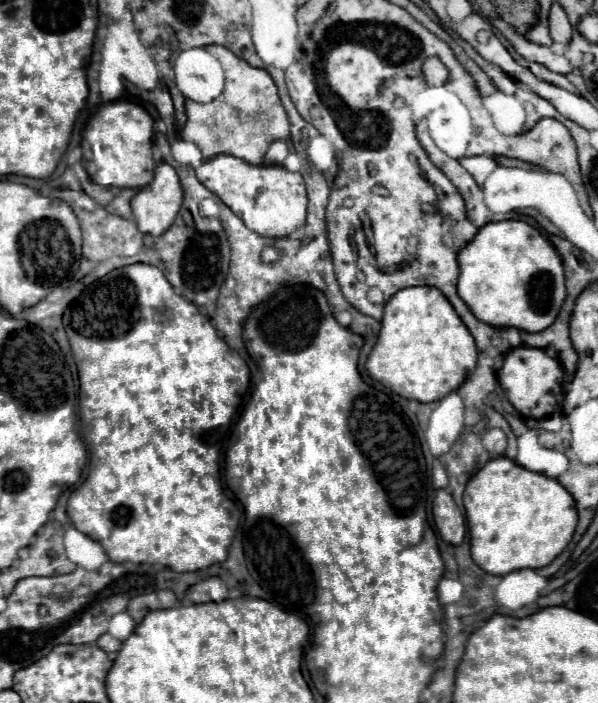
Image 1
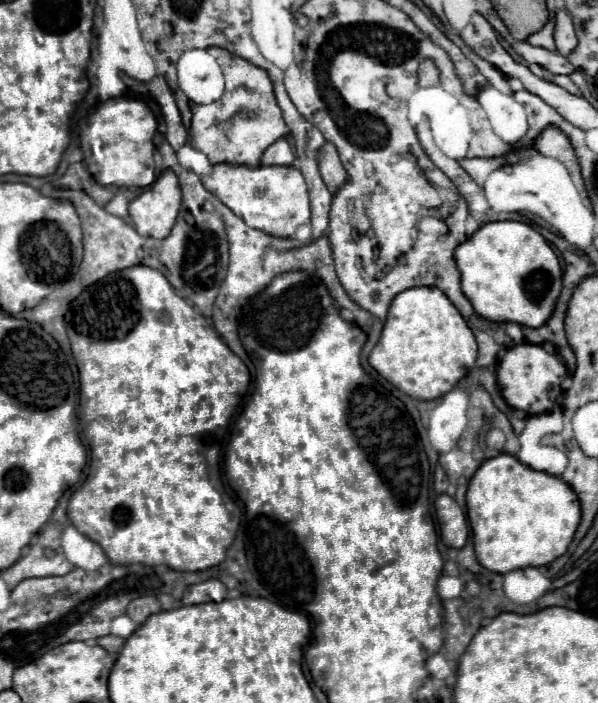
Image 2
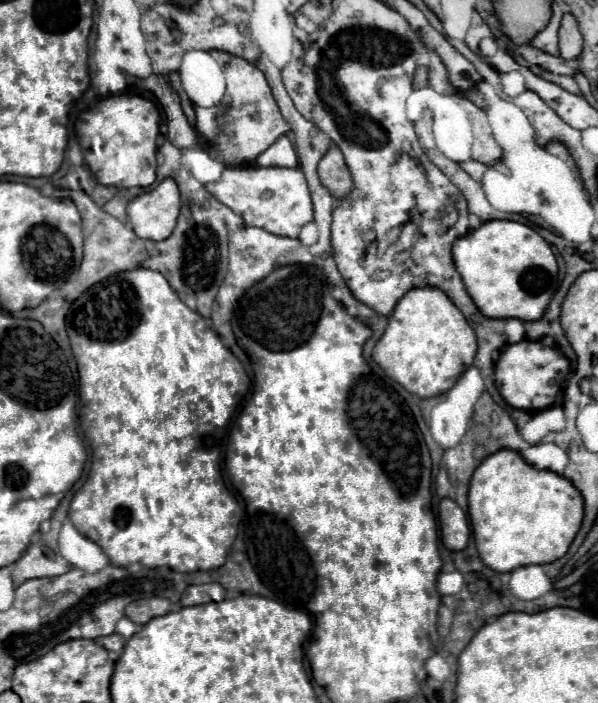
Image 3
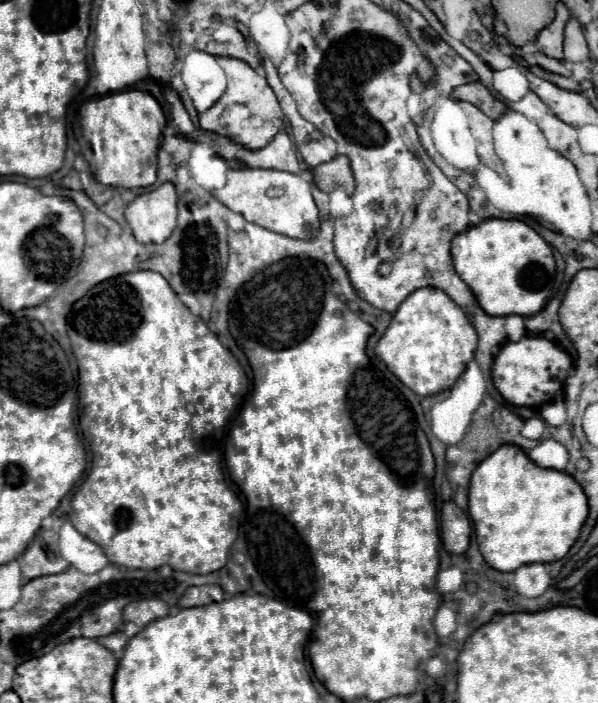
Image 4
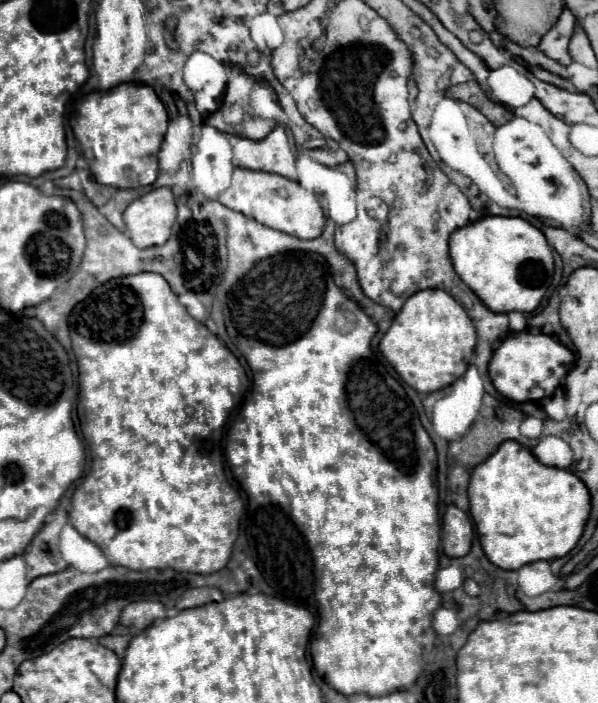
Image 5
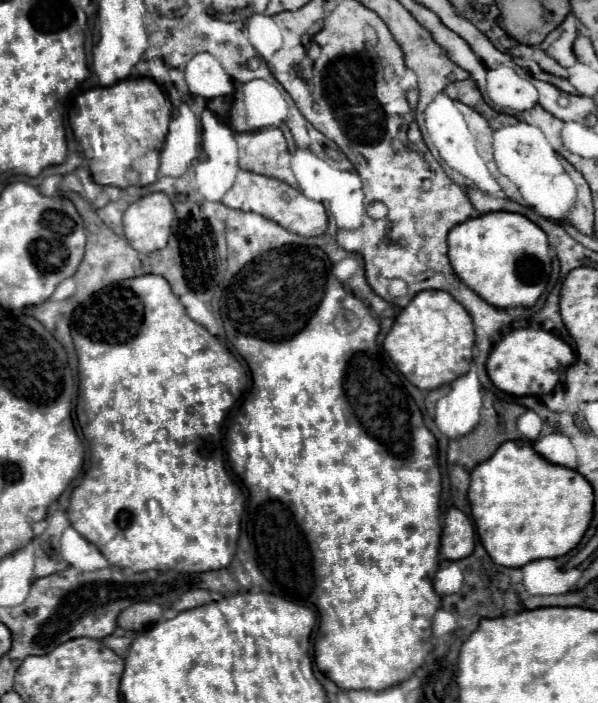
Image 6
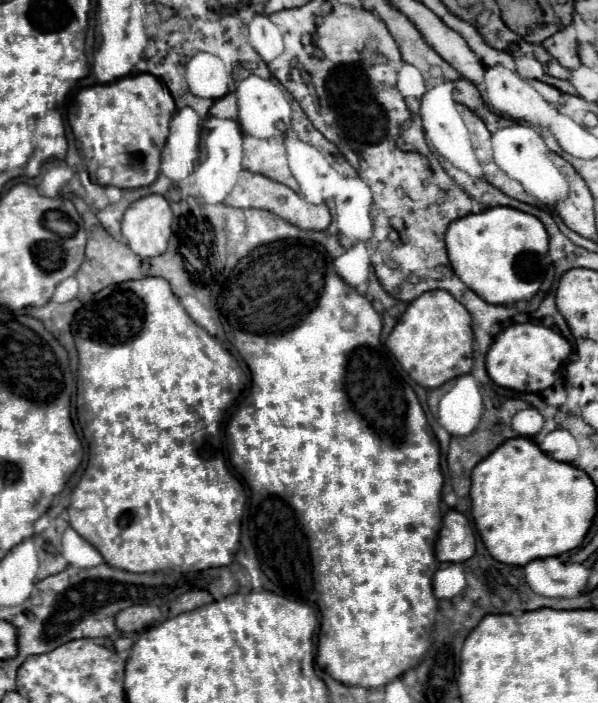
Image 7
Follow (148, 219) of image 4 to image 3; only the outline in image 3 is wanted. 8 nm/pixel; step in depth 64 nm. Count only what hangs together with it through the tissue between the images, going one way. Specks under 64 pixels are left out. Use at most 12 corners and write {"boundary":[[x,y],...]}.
{"boundary":[[172,178],[128,204],[140,238],[166,240],[180,212]]}

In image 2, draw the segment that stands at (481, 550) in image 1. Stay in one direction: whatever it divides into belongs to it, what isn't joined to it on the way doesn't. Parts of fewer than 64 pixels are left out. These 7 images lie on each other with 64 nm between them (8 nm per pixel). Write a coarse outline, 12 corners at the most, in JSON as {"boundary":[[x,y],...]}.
{"boundary":[[498,454],[466,508],[498,574],[550,564],[580,522],[568,484]]}

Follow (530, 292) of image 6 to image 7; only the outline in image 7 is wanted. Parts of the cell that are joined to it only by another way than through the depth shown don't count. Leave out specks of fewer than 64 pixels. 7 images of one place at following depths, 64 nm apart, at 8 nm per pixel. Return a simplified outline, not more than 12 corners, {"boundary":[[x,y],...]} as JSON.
{"boundary":[[506,206],[452,222],[456,276],[488,304],[532,300],[546,228]]}

